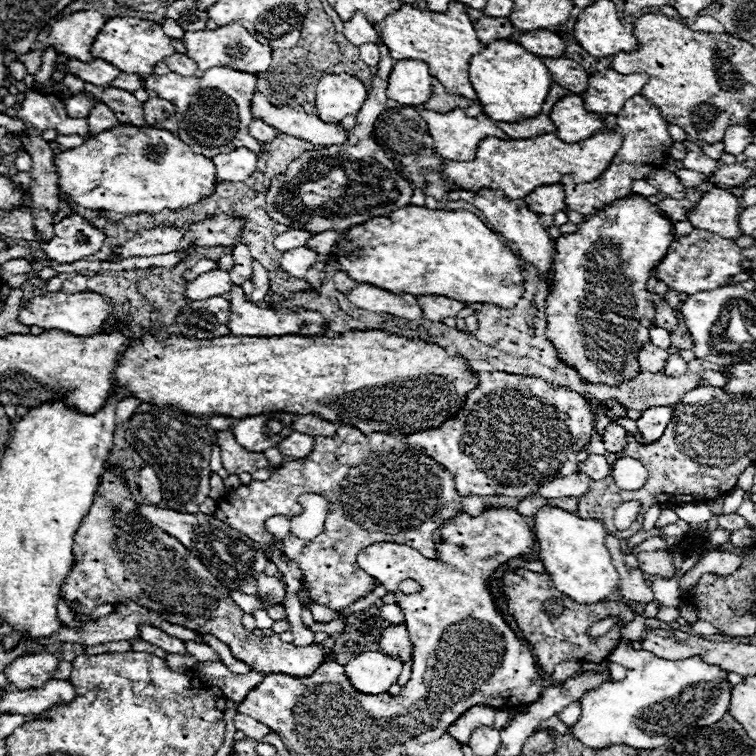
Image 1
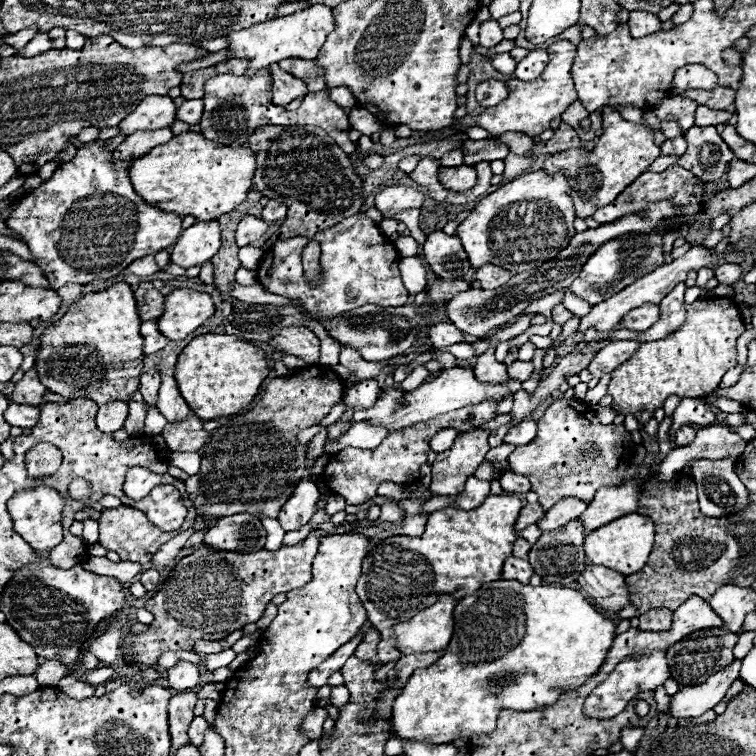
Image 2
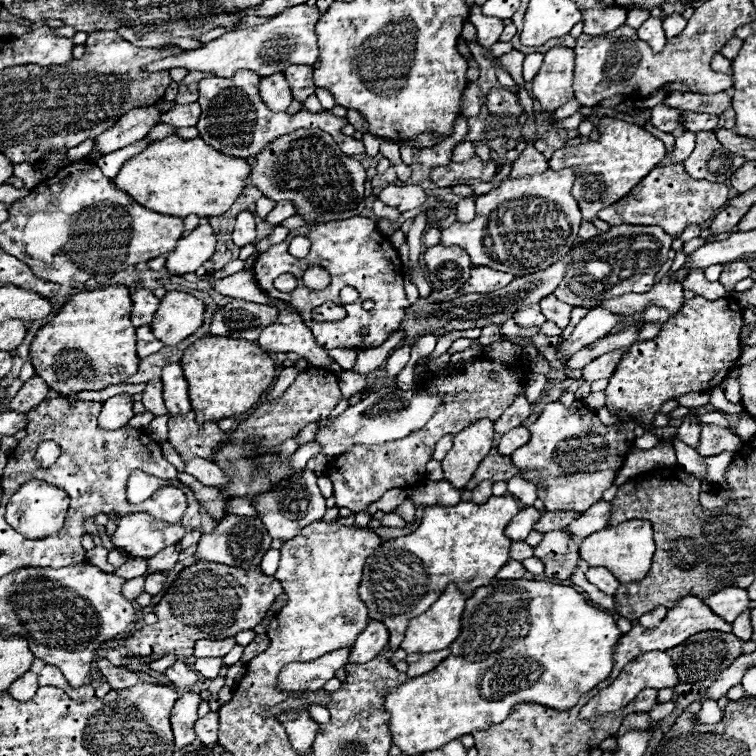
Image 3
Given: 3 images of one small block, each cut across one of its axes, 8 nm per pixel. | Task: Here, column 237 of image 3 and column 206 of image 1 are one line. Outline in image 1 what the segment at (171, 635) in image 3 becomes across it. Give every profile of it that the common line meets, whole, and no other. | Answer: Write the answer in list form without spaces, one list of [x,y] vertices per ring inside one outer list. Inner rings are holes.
[[[104,468],[98,492],[90,512],[82,518],[74,536],[76,564],[66,584],[62,586],[62,600],[66,604],[78,602],[78,614],[88,616],[100,604],[122,604],[134,600],[138,606],[158,612],[172,624],[180,624],[198,634],[212,634],[224,642],[234,658],[248,664],[256,672],[310,676],[322,662],[322,644],[294,646],[282,642],[276,634],[256,636],[242,626],[242,608],[234,604],[230,592],[212,576],[212,572],[192,556],[174,536],[146,524],[138,512],[138,502],[128,490],[124,468]]]

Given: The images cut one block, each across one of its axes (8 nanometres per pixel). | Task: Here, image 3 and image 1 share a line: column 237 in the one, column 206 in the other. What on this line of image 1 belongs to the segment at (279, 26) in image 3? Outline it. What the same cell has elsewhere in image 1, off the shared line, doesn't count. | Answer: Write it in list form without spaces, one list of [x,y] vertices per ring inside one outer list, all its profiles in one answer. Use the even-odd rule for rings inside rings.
[[[232,22],[228,26],[220,26],[216,30],[198,30],[198,32],[186,32],[184,34],[184,46],[188,50],[188,56],[198,64],[198,76],[202,76],[206,70],[214,66],[226,66],[232,70],[242,70],[250,74],[266,72],[270,66],[272,48],[262,46],[256,42],[256,38],[242,26],[242,22]]]

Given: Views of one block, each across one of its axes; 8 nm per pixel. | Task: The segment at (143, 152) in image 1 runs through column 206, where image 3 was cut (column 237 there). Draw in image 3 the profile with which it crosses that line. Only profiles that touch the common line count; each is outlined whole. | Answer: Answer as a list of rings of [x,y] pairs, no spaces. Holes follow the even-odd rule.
[[[166,136],[162,140],[150,142],[140,154],[126,160],[118,176],[112,178],[114,186],[134,202],[156,210],[160,214],[174,214],[186,218],[196,214],[200,218],[222,216],[234,200],[240,196],[246,178],[250,174],[250,164],[244,158],[232,158],[216,152],[200,138],[178,138]]]

